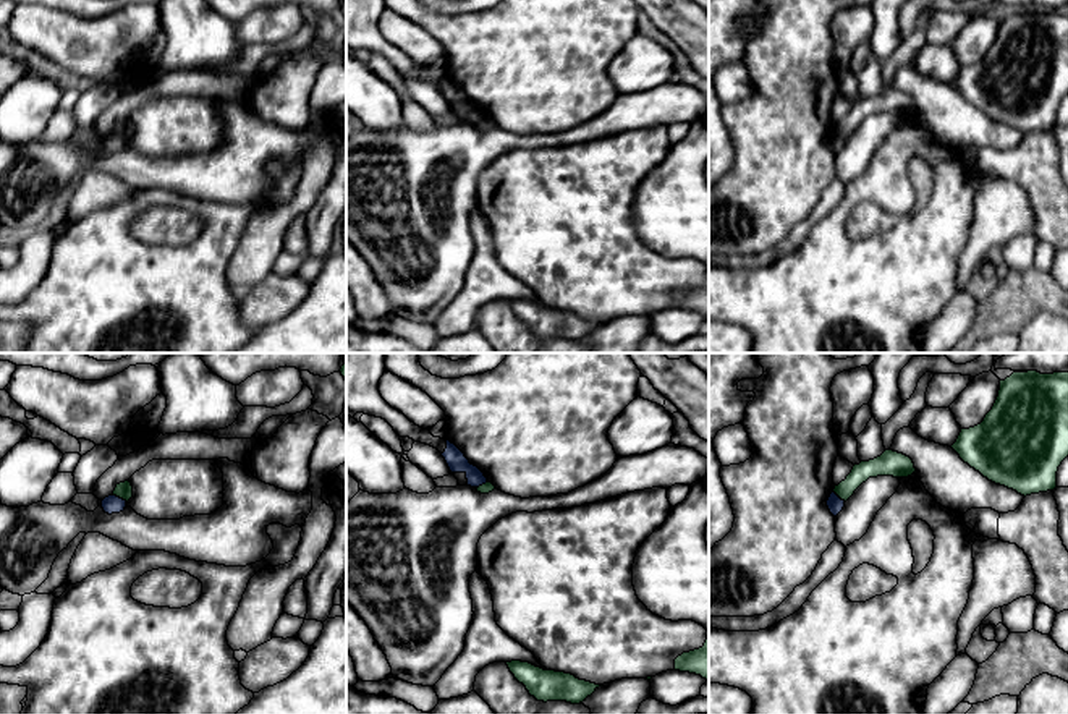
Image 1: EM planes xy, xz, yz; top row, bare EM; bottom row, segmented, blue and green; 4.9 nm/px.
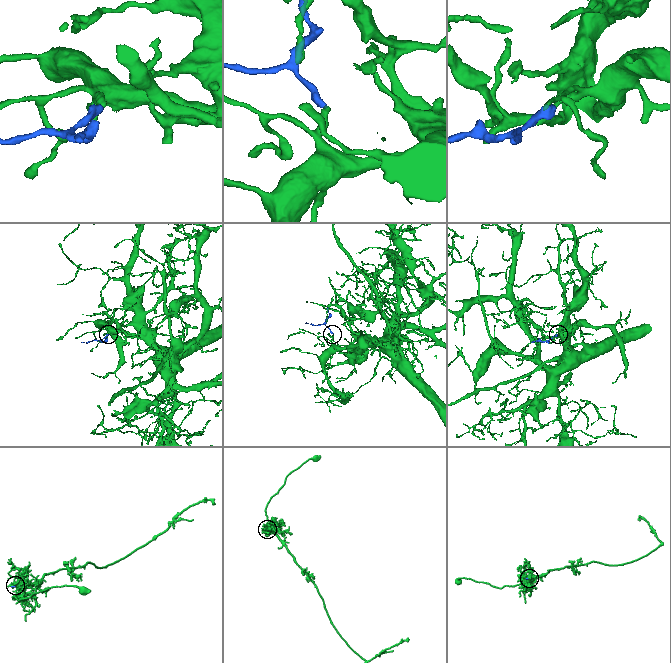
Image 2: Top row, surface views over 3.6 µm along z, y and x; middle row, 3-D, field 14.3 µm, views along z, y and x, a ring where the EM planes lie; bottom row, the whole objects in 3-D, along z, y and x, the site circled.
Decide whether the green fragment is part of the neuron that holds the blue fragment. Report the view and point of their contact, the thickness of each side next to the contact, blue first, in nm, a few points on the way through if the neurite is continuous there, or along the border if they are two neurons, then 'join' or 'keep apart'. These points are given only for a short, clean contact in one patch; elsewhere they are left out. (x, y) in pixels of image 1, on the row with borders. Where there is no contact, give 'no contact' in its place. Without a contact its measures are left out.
xy (118, 497) | 90/80 nm | along xy (114, 494), (127, 501) | keep apart

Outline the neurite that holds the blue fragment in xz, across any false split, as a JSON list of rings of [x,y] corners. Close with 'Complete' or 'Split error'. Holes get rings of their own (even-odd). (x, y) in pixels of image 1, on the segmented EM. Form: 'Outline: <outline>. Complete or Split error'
Outline: [[[447,440],[447,448],[442,453],[451,473],[464,473],[468,486],[479,487],[487,482],[484,473],[469,463],[464,453],[450,440]]]. Complete

